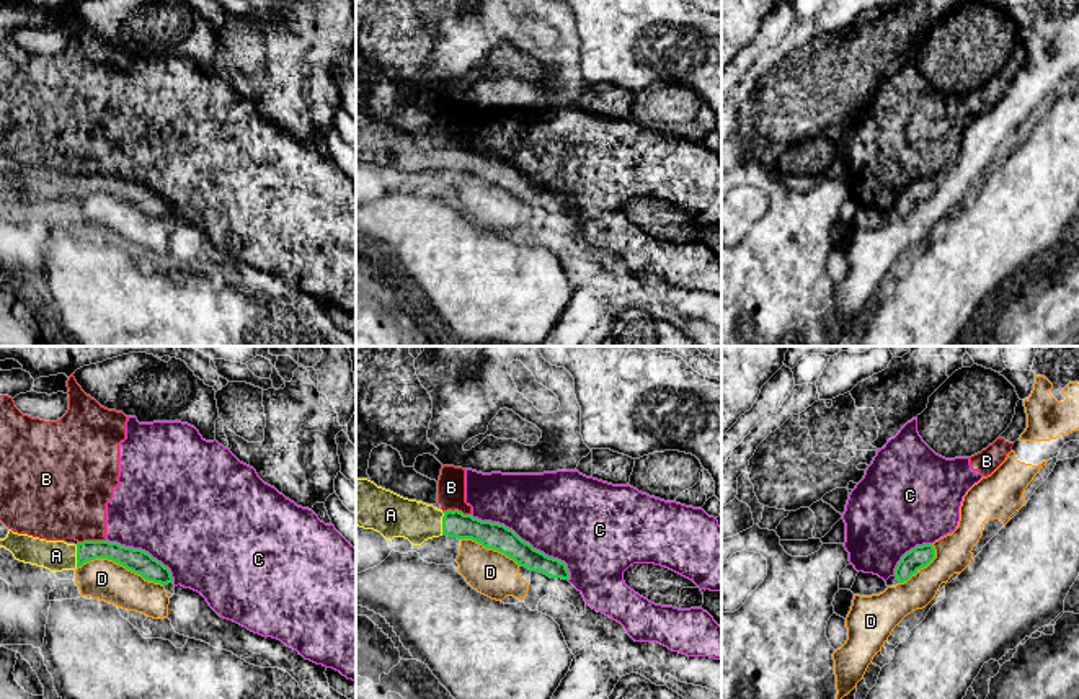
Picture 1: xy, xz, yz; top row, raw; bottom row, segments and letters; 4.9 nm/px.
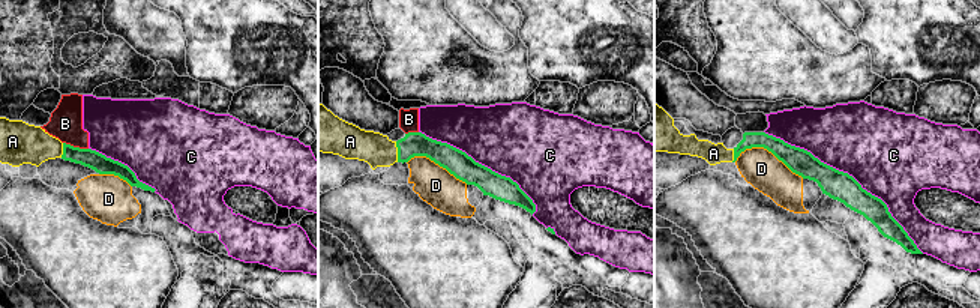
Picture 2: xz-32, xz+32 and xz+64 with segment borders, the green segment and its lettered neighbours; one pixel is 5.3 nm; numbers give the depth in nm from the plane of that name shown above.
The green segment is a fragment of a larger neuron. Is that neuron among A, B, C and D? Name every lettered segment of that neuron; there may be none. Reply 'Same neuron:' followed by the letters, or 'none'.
Same neuron: A

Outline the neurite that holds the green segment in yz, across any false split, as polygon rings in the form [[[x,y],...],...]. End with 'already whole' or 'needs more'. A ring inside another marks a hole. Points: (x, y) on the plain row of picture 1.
[[[932,178],[916,180],[906,186],[895,203],[895,211],[899,217],[908,216],[921,203],[927,201],[935,193],[935,183]]]; already whole

